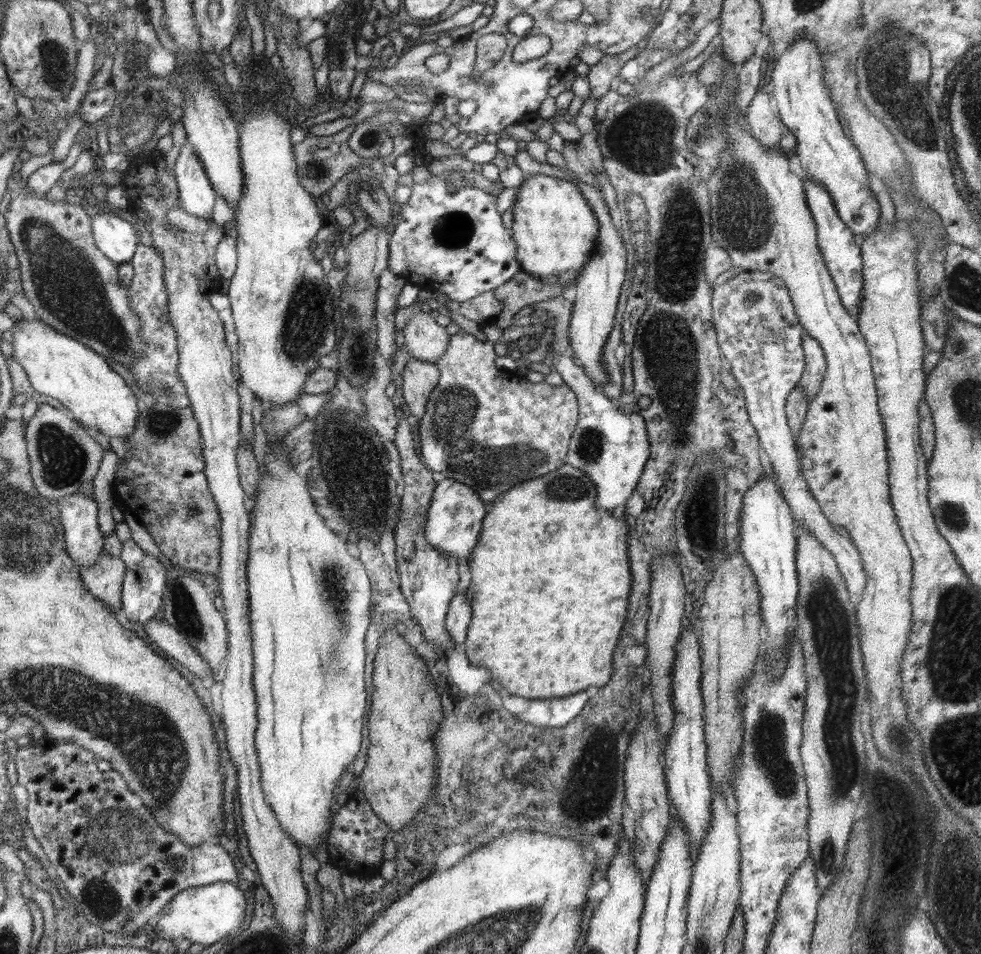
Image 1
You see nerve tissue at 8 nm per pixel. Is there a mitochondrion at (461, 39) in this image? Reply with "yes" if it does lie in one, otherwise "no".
no

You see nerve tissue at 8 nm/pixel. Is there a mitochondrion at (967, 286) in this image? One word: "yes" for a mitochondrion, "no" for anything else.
yes

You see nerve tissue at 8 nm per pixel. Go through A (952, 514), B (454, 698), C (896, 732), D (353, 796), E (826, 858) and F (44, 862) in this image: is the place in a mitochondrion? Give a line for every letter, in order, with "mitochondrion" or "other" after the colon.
A: mitochondrion
B: other
C: mitochondrion
D: other
E: mitochondrion
F: other

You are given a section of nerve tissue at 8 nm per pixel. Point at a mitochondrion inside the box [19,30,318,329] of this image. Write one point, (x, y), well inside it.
(53, 57)

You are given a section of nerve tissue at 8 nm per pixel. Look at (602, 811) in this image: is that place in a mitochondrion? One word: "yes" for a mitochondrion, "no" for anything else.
yes

